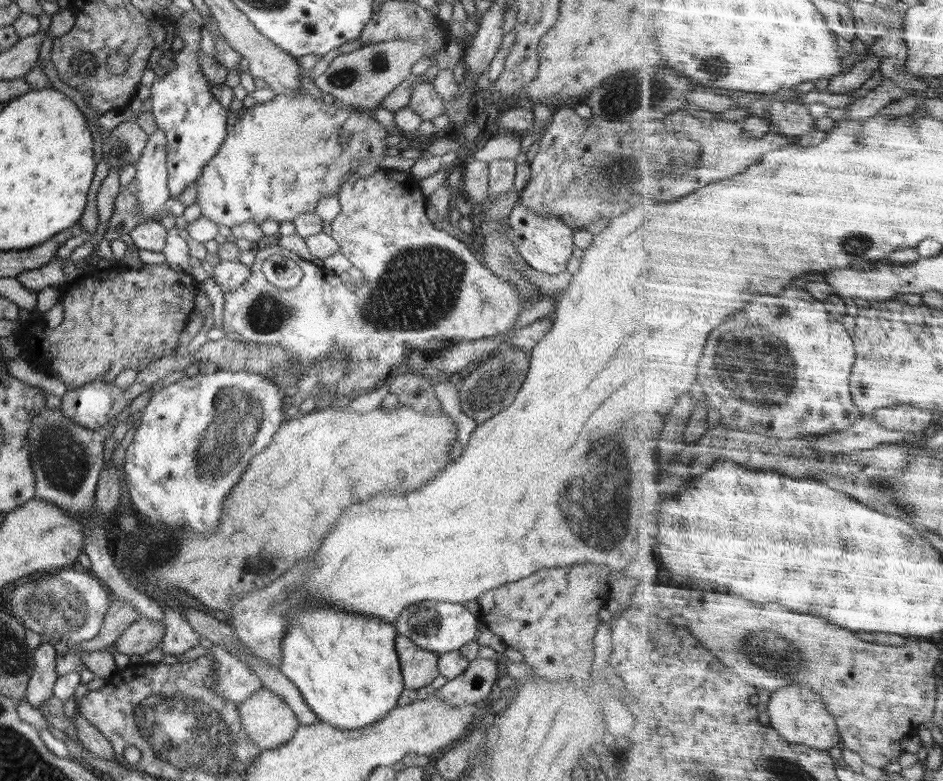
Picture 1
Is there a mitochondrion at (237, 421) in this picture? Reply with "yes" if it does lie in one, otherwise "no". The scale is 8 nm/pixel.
yes

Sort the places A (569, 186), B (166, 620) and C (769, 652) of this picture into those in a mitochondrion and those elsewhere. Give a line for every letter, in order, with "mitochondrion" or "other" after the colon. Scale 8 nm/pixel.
A: mitochondrion
B: other
C: mitochondrion

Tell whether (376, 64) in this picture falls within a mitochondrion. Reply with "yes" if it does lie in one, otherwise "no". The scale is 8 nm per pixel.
yes

